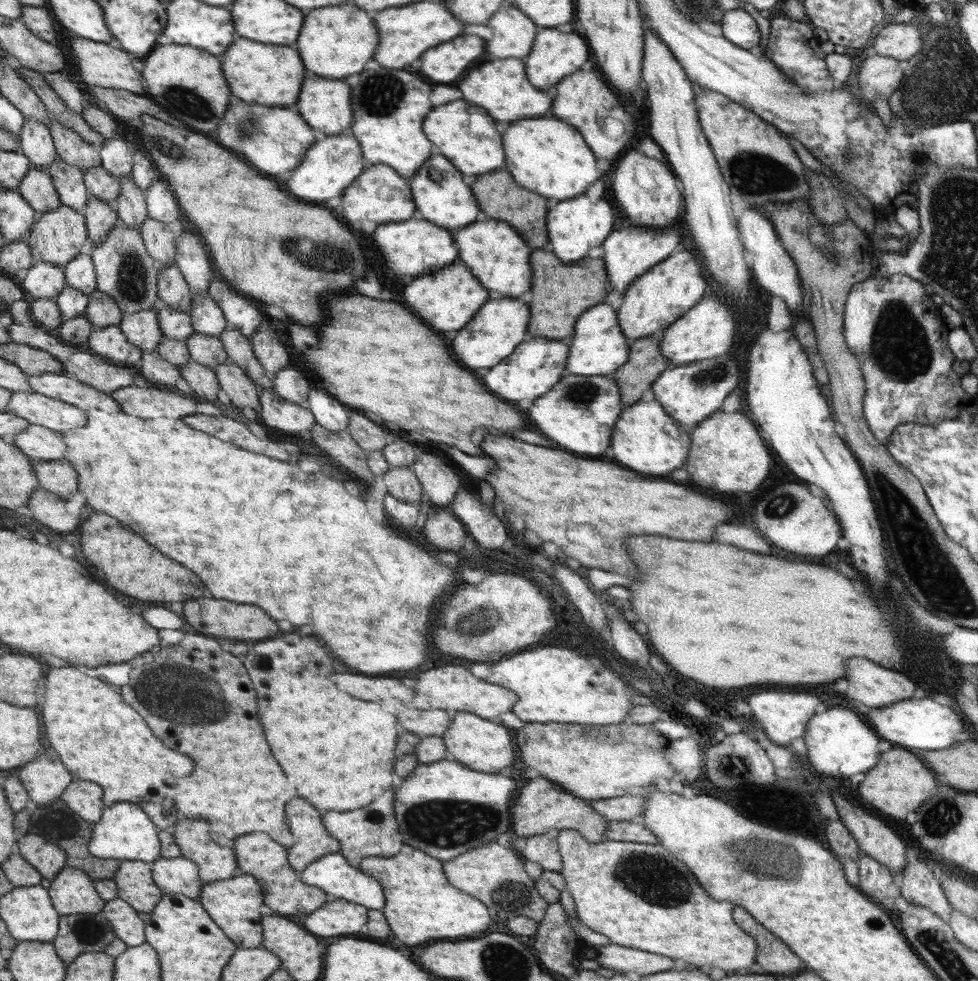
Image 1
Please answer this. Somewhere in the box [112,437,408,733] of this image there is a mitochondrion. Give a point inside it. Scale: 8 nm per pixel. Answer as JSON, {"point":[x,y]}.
{"point":[144,693]}

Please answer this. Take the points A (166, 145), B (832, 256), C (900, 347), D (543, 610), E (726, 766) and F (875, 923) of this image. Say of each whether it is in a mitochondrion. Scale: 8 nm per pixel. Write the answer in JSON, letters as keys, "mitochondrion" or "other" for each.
{"A":"mitochondrion","B":"other","C":"mitochondrion","D":"other","E":"mitochondrion","F":"other"}

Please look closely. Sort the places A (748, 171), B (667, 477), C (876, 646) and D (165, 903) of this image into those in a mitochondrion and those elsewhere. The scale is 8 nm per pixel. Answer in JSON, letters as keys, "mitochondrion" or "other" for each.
{"A":"mitochondrion","B":"other","C":"other","D":"other"}

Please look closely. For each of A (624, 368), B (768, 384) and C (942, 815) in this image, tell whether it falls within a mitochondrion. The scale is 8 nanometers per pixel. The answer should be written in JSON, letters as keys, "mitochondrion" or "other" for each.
{"A":"other","B":"other","C":"mitochondrion"}

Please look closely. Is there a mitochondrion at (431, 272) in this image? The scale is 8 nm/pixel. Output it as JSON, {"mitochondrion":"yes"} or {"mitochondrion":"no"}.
{"mitochondrion":"no"}

